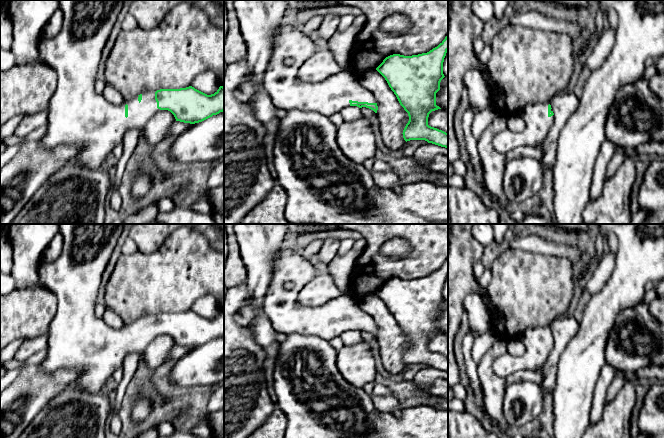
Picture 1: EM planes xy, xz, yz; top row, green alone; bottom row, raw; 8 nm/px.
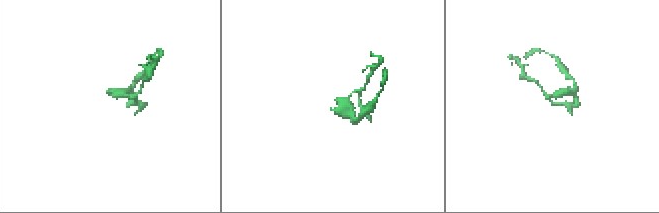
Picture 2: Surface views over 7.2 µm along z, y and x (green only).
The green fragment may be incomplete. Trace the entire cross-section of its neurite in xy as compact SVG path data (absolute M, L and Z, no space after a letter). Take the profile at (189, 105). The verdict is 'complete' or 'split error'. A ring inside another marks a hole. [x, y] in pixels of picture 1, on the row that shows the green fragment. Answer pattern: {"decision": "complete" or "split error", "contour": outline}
{"decision": "split error", "contour": "M58 0L59 8L64 14L61 30L53 38L42 38L38 51L40 58L52 67L58 75L56 91L50 99L48 107L48 129L40 139L46 149L54 149L59 145L74 145L77 148L76 157L71 163L92 170L100 169L107 156L123 142L125 133L131 129L141 130L152 116L160 110L170 111L176 121L195 124L224 111L224 87L211 95L207 95L192 86L180 89L160 89L145 91L122 105L114 105L102 94L94 90L96 75L101 61L102 50L109 38L115 21L125 0Z"}

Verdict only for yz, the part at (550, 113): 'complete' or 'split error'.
split error

